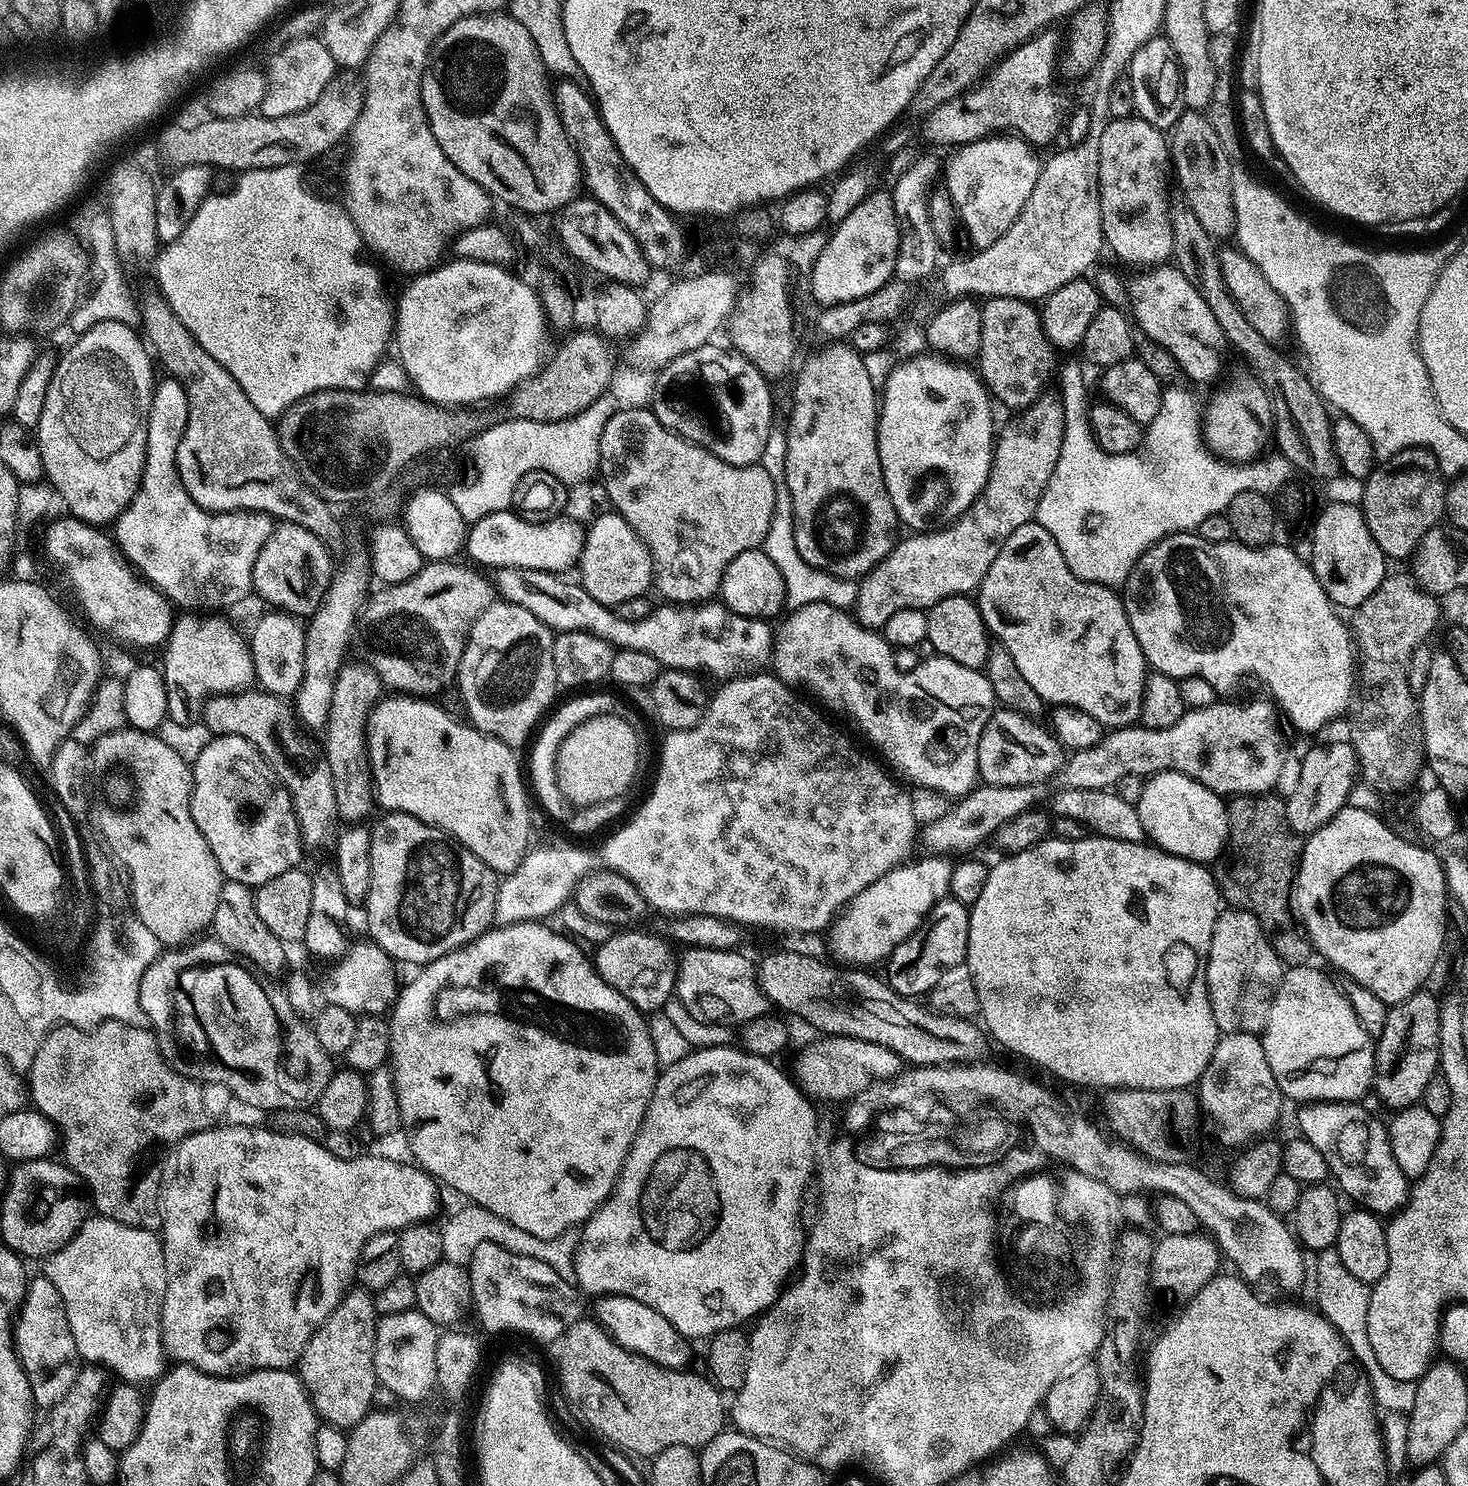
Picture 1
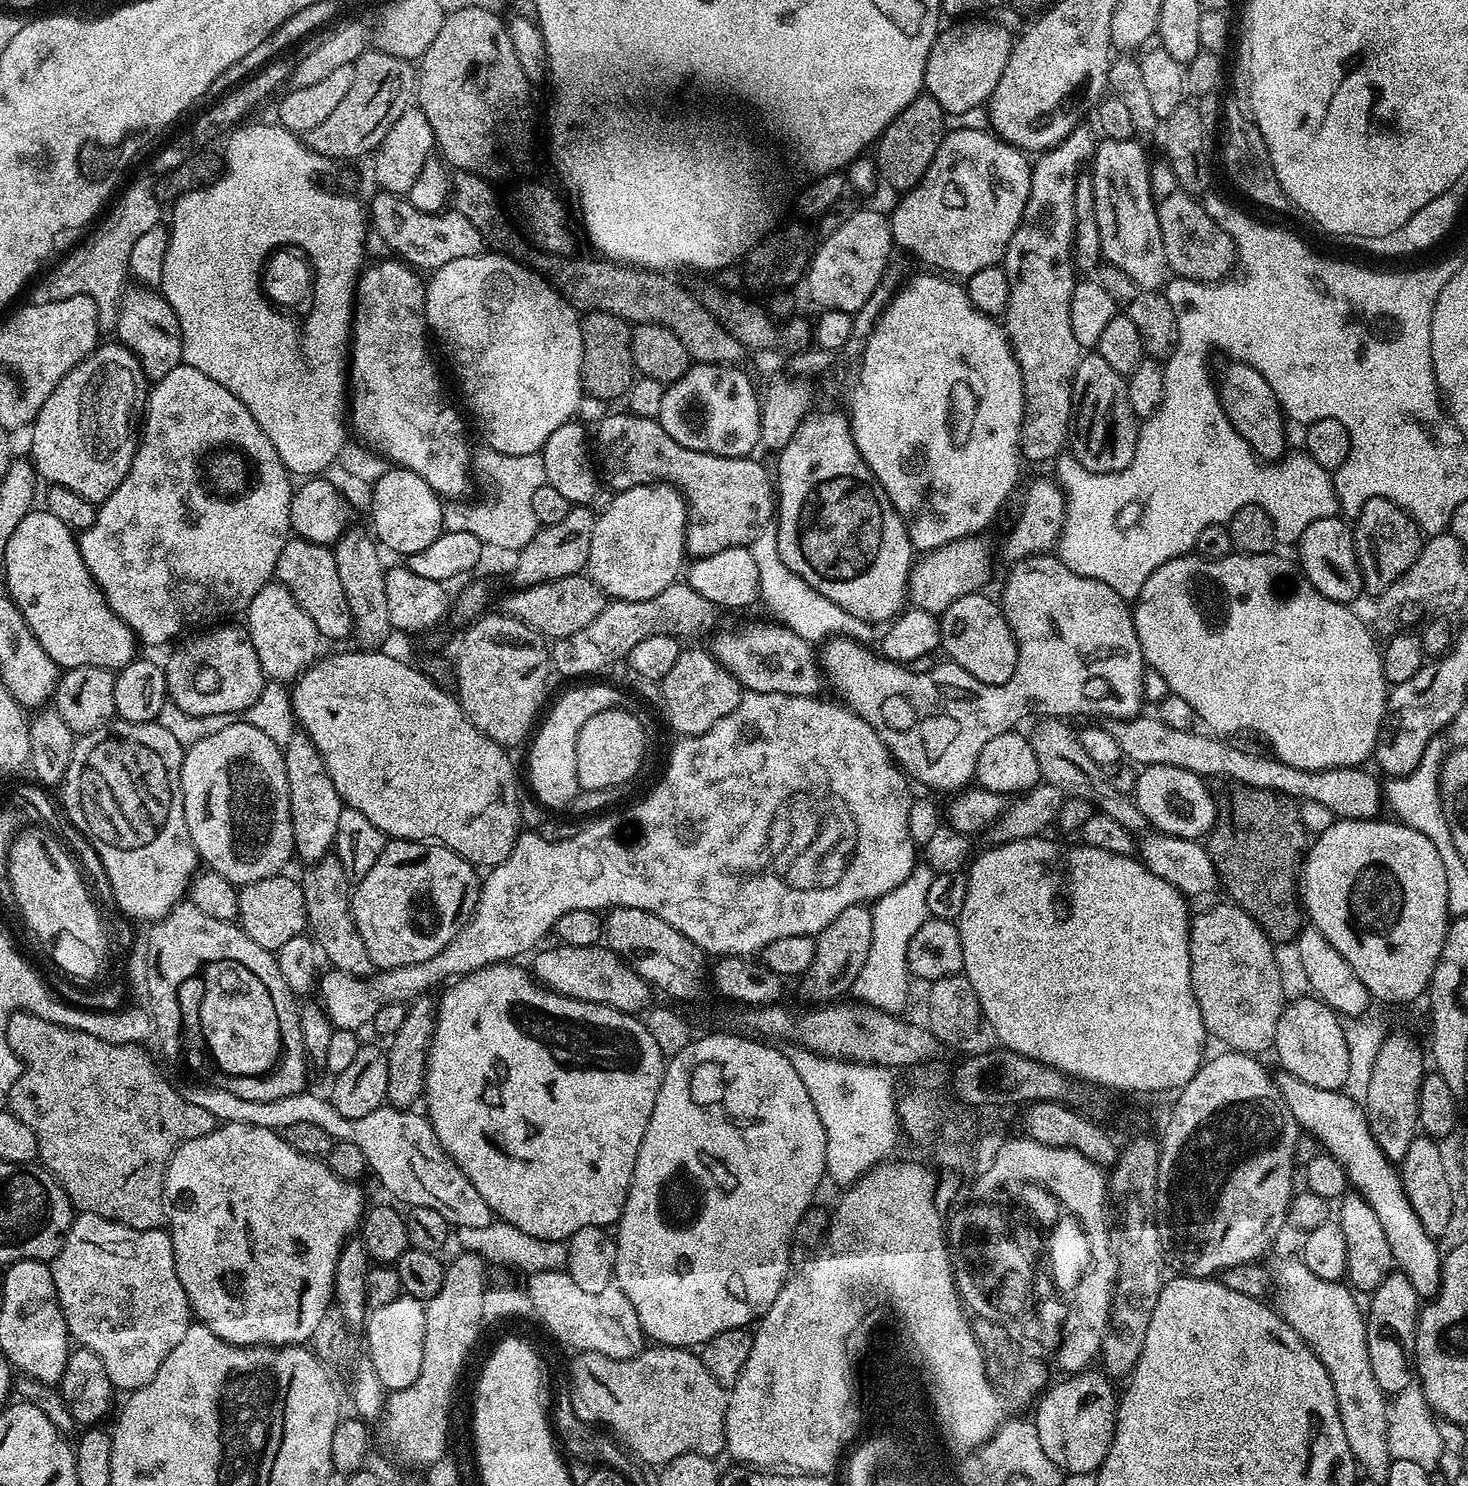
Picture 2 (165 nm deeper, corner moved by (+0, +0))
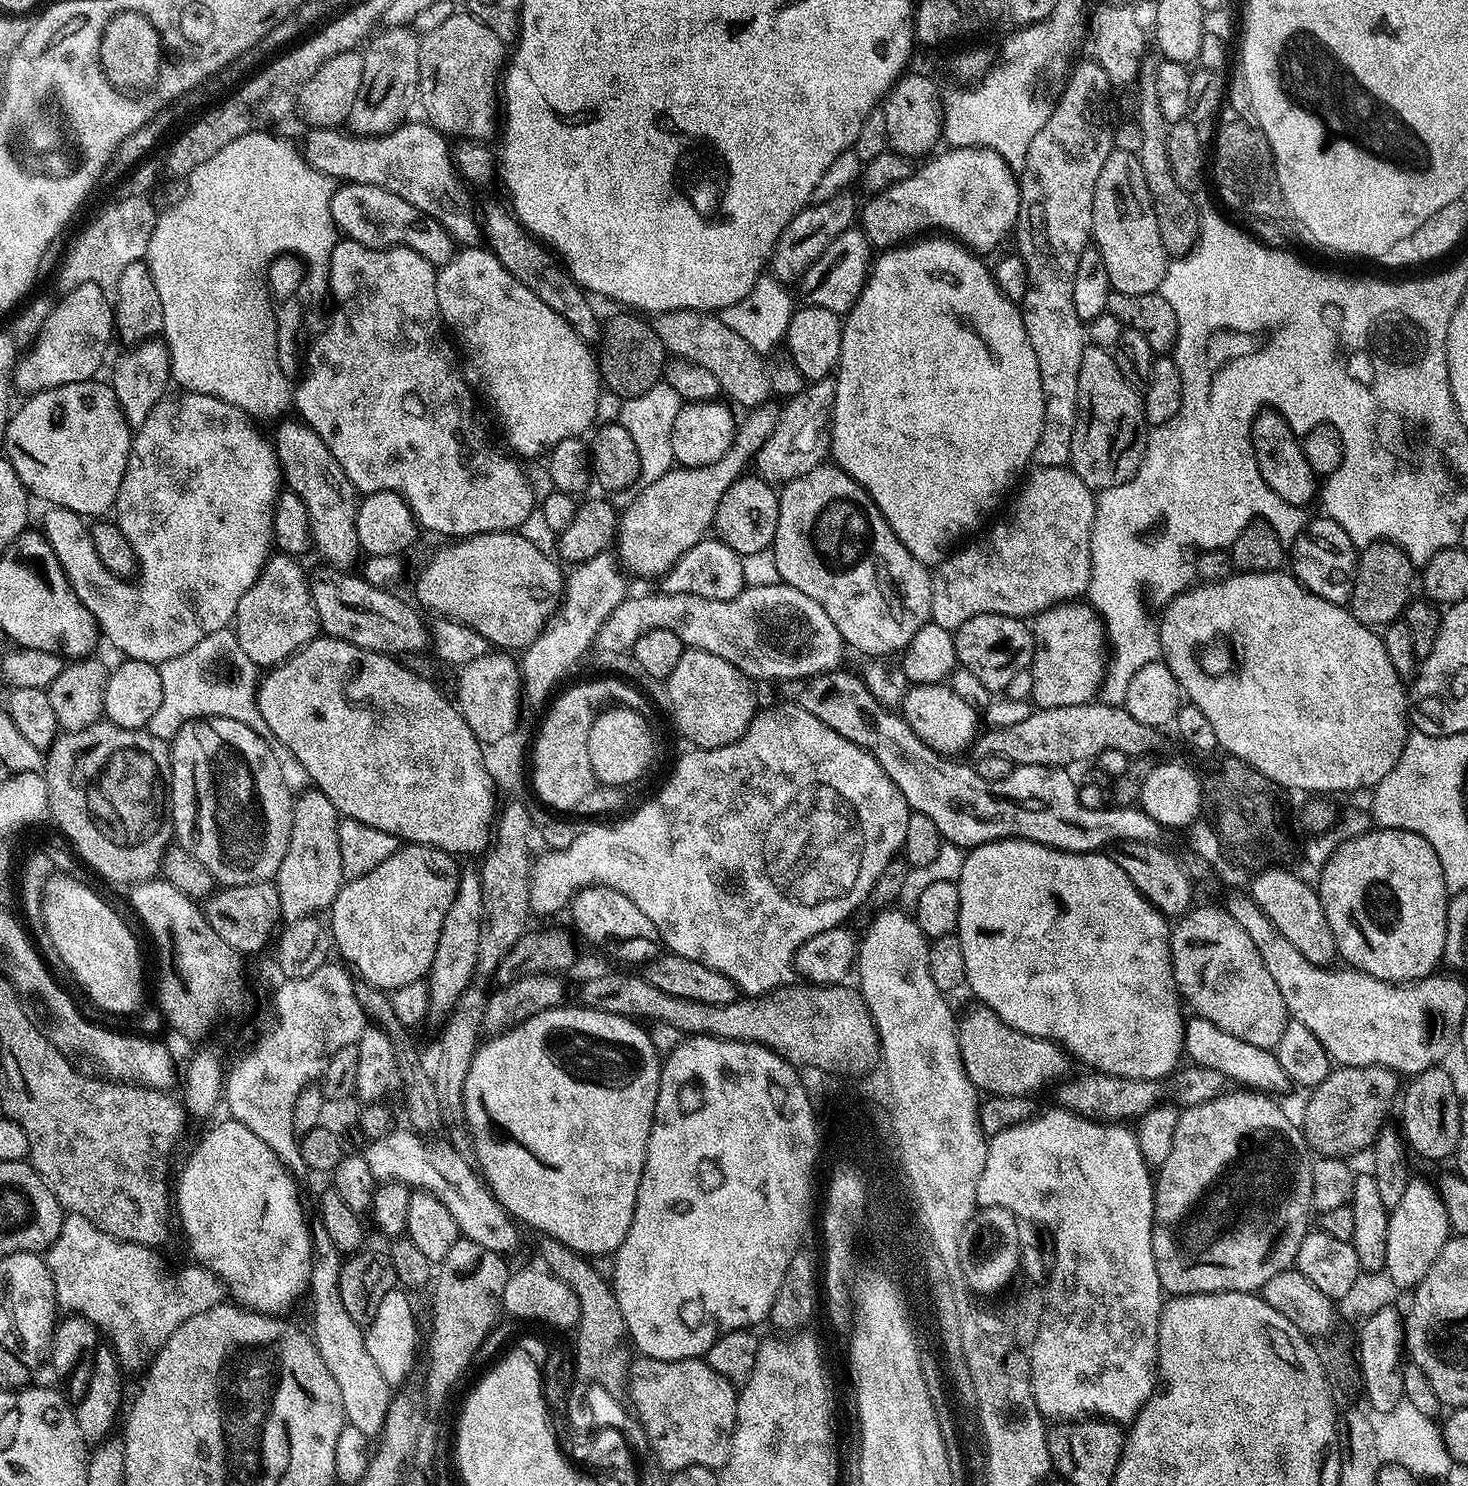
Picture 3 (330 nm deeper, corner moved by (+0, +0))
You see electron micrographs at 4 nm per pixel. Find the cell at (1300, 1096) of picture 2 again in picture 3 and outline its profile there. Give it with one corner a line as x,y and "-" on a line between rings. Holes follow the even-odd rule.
1193,1015
1191,1019
1185,1023
1184,1026
1184,1052
1186,1053
1187,1059
1191,1063
1197,1064
1198,1066
1210,1066
1210,1070
1218,1070
1218,1074
1224,1076
1225,1081
1232,1082
1234,1080
1235,1085
1243,1086
1248,1090
1261,1090
1270,1094
1276,1094
1274,1092
1284,1092
1287,1088
1290,1088
1290,1081
1288,1075
1282,1070
1282,1062
1278,1062
1275,1051
1271,1048
1263,1048
1262,1046
1250,1046
1250,1042
1242,1042
1242,1038
1234,1038
1234,1034
1226,1034
1226,1030
1218,1030
1218,1026
1214,1026
1214,1022
1210,1022
1206,1018
1201,1016

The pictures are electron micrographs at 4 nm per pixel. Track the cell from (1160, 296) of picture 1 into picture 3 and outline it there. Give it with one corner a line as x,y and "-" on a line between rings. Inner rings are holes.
1261,410
1252,423
1252,444
1252,456
1257,459
1258,471
1266,486
1274,490
1284,502
1307,509
1315,496
1317,499
1318,477
1310,462
1306,462
1301,437
1288,425
1286,418
1271,410

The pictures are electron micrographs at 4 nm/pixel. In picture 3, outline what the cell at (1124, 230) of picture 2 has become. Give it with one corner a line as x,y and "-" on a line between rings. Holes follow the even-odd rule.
1113,150
1106,158
1106,166
1102,166
1102,174
1098,174
1098,186
1094,186
1092,240
1106,264
1111,291
1122,294
1150,294
1159,289
1168,269
1170,257
1162,246
1162,234
1158,234
1158,222
1152,203
1148,201
1146,178
1142,178
1142,166
1137,153

